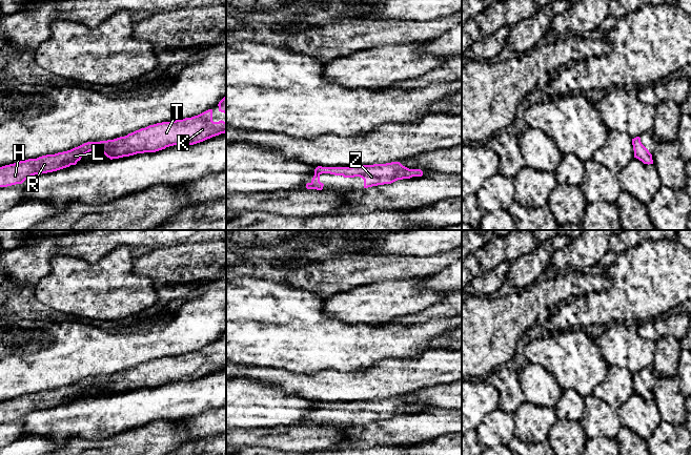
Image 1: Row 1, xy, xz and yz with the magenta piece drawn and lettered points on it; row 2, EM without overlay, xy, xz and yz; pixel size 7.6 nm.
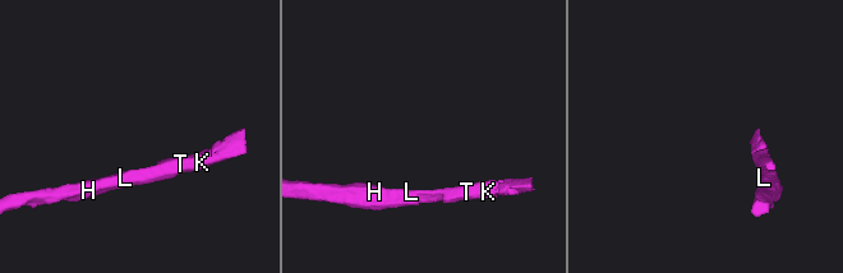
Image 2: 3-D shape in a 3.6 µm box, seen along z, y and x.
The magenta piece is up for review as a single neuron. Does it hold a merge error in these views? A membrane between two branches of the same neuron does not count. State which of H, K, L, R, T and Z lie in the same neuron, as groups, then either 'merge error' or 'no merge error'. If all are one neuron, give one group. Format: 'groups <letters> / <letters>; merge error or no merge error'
groups H K L R T Z; no merge error

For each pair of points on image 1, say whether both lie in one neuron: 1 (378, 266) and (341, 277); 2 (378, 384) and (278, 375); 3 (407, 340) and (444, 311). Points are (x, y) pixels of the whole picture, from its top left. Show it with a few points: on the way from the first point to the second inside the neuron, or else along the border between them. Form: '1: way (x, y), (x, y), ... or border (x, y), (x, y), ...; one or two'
1: way (368, 269), (350, 272); one
2: way (352, 384), (303, 384); one
3: border (450, 316), (429, 317), (423, 322), (412, 324); two

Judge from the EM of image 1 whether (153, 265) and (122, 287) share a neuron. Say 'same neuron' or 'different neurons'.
different neurons

